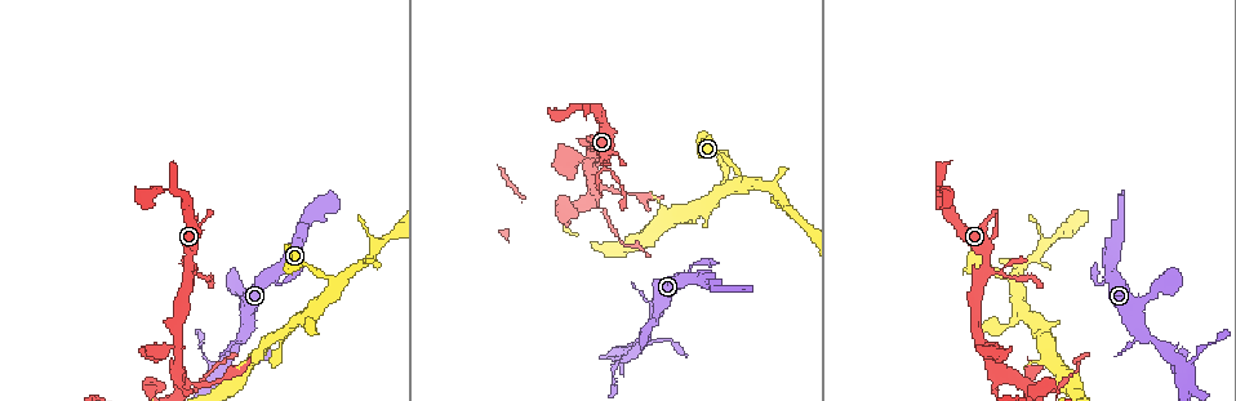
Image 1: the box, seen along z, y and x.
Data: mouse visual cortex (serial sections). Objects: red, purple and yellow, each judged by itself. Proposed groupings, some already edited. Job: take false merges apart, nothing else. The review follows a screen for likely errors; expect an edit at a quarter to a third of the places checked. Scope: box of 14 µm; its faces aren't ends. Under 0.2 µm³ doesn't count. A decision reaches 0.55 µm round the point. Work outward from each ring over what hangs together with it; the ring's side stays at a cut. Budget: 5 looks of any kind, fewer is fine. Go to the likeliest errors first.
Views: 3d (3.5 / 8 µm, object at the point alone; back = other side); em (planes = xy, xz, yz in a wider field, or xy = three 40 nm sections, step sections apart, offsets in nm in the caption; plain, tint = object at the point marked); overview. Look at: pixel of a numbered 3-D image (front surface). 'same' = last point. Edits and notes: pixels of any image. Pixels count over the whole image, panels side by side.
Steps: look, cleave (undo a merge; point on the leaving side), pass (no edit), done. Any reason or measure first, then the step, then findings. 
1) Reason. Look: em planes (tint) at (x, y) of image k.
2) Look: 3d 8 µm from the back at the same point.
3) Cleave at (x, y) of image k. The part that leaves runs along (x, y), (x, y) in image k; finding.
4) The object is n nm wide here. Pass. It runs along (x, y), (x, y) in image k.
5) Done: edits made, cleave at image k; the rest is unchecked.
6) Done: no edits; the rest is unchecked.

Thick turns thin. Look: 3d 3.5 µm at (1113, 252) of image 1.

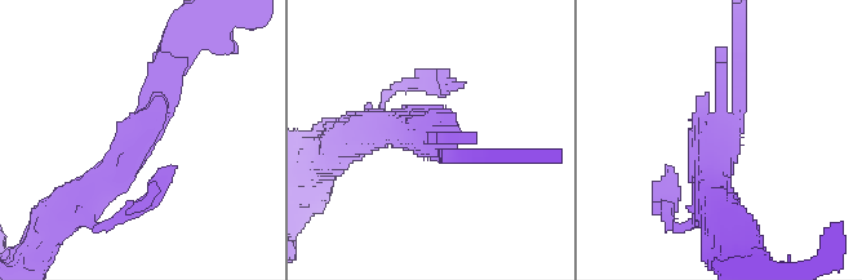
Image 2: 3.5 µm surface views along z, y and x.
Look: em xy step 2 (tint) at (422, 135) of image 2.

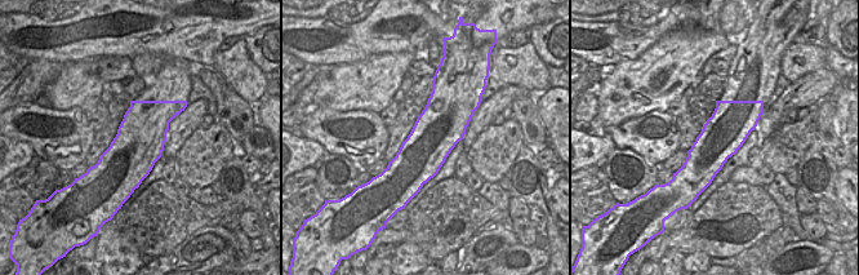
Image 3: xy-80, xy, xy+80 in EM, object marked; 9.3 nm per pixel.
Pass. It runs along (71, 208), (130, 152), (165, 72) in image 2; all the same cell.

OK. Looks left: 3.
Thin neck. Look: 3d 8 µm at (657, 317) of image 1.

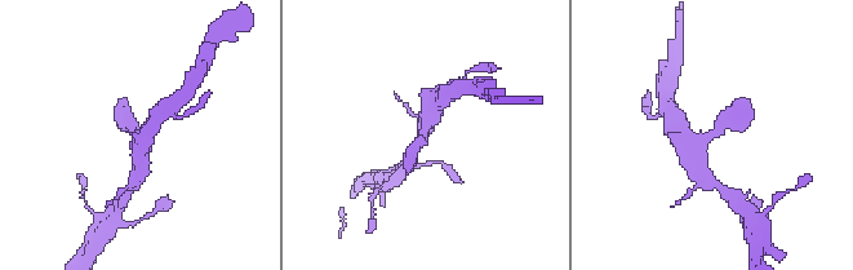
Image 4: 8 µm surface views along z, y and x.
Look: em xy step 5 (tint) at (422, 135) of image 4.

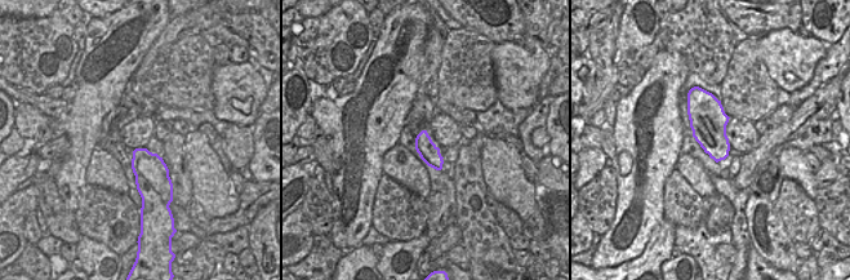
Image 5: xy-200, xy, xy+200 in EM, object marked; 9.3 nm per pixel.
The object is 190 nm wide here. Pass. It runs along (687, 142), (693, 149), (741, 109) in image 4; all the same cell.

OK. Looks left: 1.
Done: no edits; the rest is unchecked.

